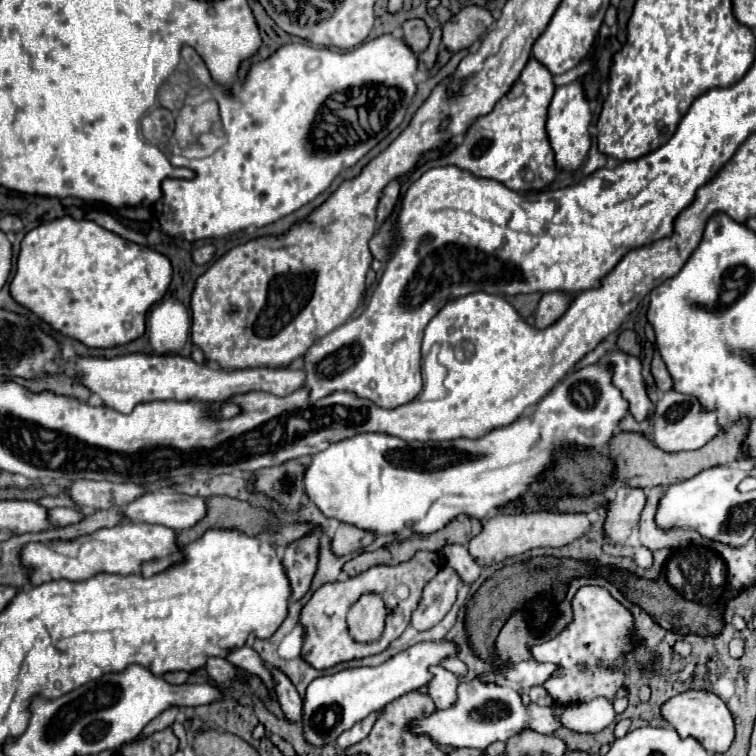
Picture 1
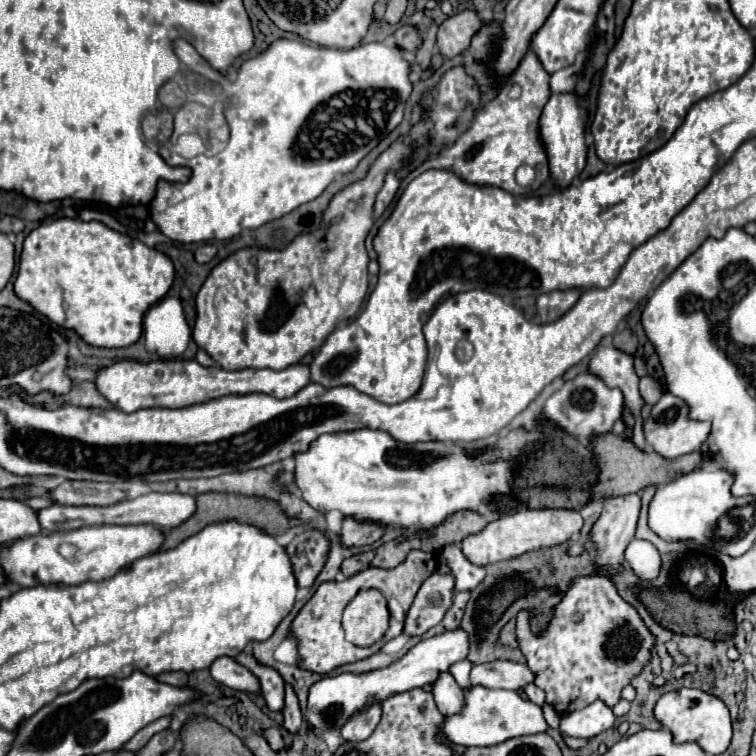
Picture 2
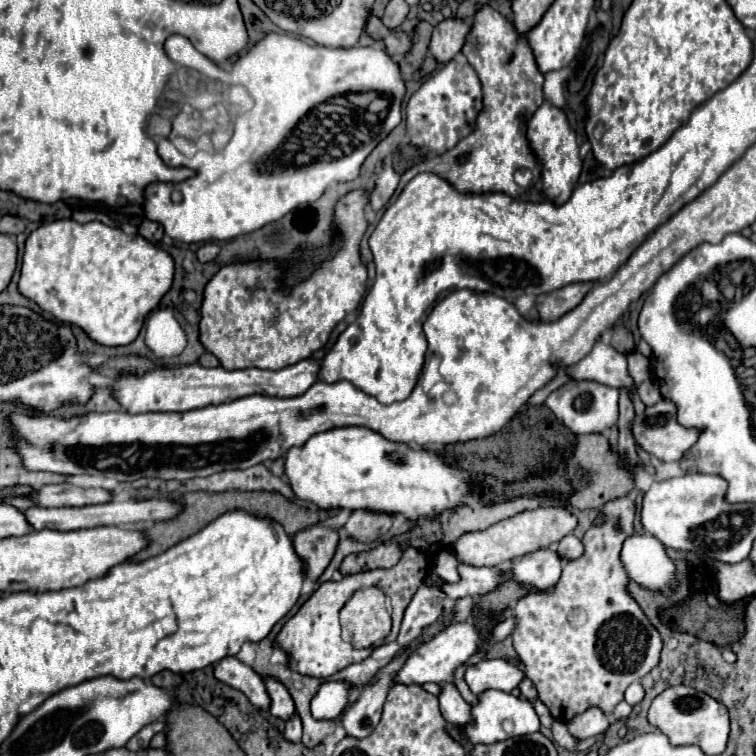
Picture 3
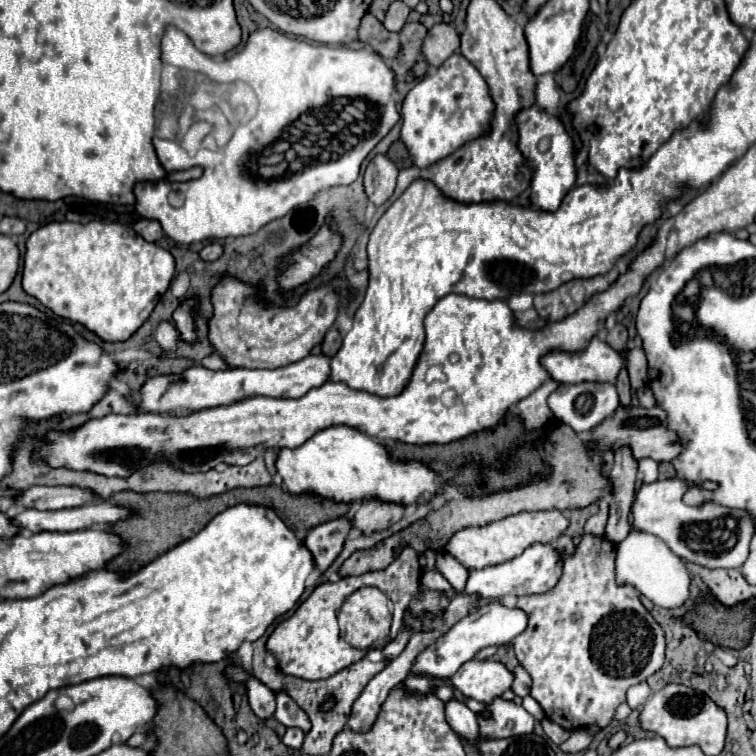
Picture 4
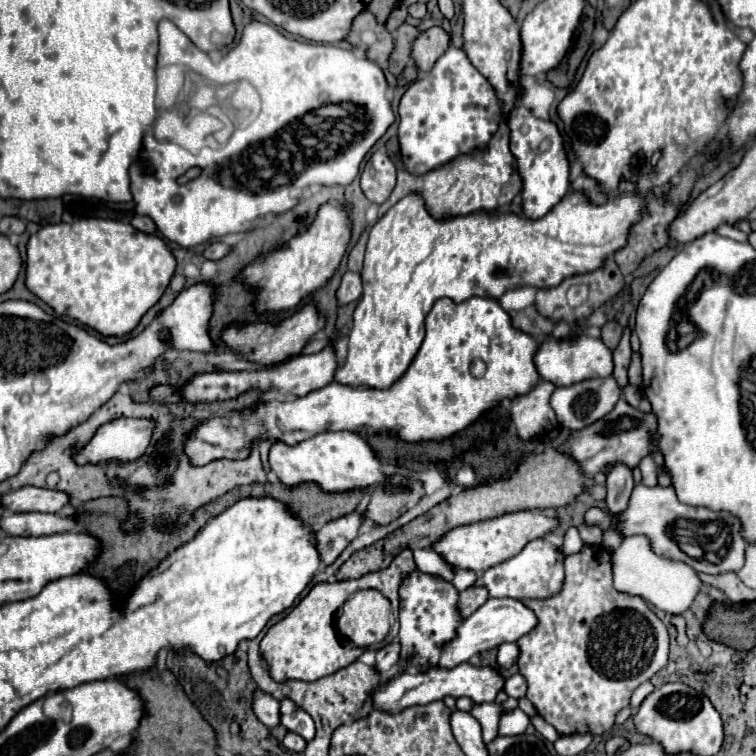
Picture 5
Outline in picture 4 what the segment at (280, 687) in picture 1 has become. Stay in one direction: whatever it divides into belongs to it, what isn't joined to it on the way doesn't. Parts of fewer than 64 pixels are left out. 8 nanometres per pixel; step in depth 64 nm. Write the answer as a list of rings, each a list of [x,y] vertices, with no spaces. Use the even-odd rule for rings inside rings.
[[[286,728],[286,734],[282,736],[282,742],[290,748],[300,748],[304,740],[304,732],[300,728]]]

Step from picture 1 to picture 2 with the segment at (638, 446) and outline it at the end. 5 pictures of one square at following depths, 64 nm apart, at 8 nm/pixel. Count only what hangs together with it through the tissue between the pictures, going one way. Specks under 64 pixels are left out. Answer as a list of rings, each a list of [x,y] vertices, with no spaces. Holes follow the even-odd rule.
[[[608,432],[606,436],[596,436],[596,458],[600,462],[600,482],[594,486],[594,492],[600,492],[604,498],[616,496],[616,494],[632,494],[640,492],[646,486],[658,486],[668,484],[668,480],[676,480],[676,476],[688,474],[700,466],[704,466],[708,456],[704,456],[704,450],[696,450],[684,456],[678,456],[676,460],[664,460],[664,456],[656,456],[656,452],[640,450],[632,438],[616,436],[614,432]]]

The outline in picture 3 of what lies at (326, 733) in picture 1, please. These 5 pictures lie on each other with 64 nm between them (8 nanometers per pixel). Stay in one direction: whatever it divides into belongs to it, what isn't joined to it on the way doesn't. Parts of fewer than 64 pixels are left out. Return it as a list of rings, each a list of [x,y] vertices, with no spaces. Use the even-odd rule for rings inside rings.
[[[458,622],[448,626],[446,630],[438,632],[432,640],[420,644],[416,648],[416,652],[412,652],[408,656],[408,660],[400,666],[400,672],[396,672],[394,682],[392,684],[426,684],[426,682],[446,682],[446,680],[454,680],[454,670],[464,664],[480,646],[480,632],[474,624],[470,622]],[[326,680],[320,684],[316,696],[312,696],[310,712],[314,720],[338,720],[356,698],[352,684],[344,680]]]

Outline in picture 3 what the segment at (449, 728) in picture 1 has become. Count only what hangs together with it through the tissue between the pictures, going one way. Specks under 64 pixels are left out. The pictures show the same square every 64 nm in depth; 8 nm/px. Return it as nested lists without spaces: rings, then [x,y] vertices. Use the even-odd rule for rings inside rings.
[[[484,690],[478,694],[478,702],[472,706],[472,722],[456,726],[456,732],[472,744],[494,744],[514,736],[524,736],[540,730],[540,718],[528,700],[520,700],[510,692]]]

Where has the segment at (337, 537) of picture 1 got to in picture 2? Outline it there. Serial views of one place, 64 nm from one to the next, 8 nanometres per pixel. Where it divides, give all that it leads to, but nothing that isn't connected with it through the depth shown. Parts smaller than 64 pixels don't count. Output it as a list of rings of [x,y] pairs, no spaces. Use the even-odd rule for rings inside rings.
[[[346,518],[342,522],[340,544],[344,548],[368,546],[368,544],[374,544],[382,534],[384,534],[384,528],[378,526],[378,524],[372,524],[372,522],[356,522],[354,518]]]

